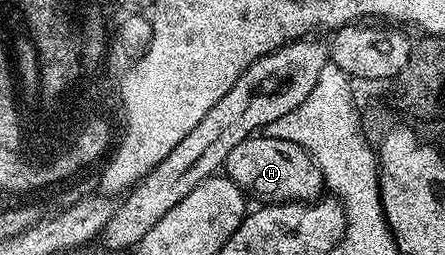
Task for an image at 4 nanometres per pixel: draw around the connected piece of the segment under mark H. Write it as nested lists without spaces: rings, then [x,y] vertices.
[[[251,136],[245,138],[232,152],[228,152],[226,165],[224,167],[225,177],[230,178],[251,199],[259,198],[262,204],[273,204],[276,202],[312,202],[323,193],[324,183],[322,173],[314,159],[304,147],[292,144],[290,139],[276,140],[265,136]]]

